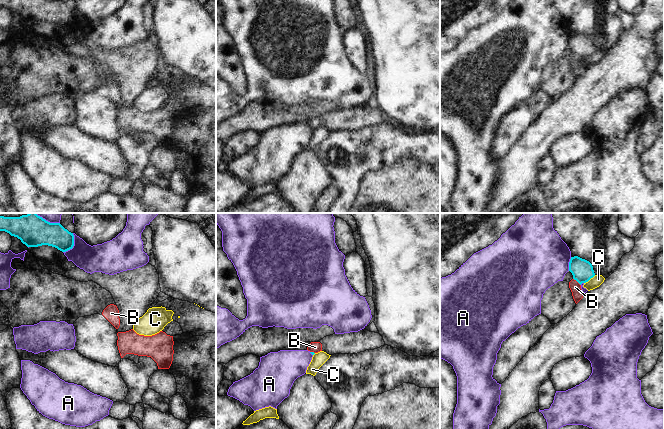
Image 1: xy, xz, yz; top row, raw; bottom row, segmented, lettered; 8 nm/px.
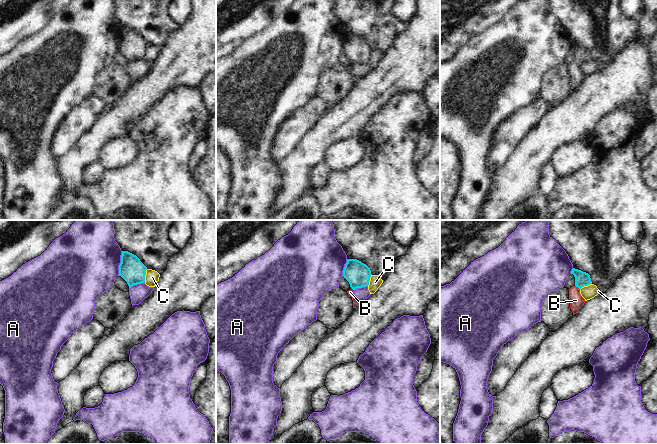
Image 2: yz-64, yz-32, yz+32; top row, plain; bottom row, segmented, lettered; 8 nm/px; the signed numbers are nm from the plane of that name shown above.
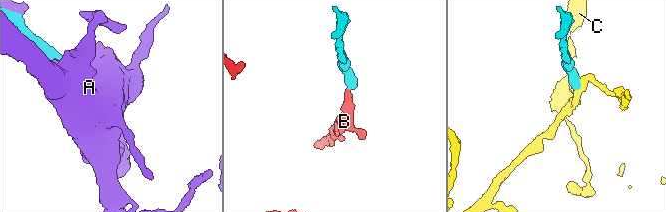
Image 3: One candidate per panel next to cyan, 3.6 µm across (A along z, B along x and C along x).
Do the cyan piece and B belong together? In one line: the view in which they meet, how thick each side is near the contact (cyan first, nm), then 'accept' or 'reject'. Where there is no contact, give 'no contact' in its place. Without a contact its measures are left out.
contact in yz; calibres 180 and 90 nm; accept

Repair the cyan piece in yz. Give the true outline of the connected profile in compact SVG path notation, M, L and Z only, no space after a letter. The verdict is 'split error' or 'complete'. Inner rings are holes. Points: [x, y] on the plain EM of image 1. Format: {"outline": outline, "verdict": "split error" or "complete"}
{"outline": "M578 32L571 33L569 47L573 51L573 55L569 58L569 64L572 68L573 75L577 80L584 72L581 60L588 58L595 52L595 49L592 40Z", "verdict": "split error"}

